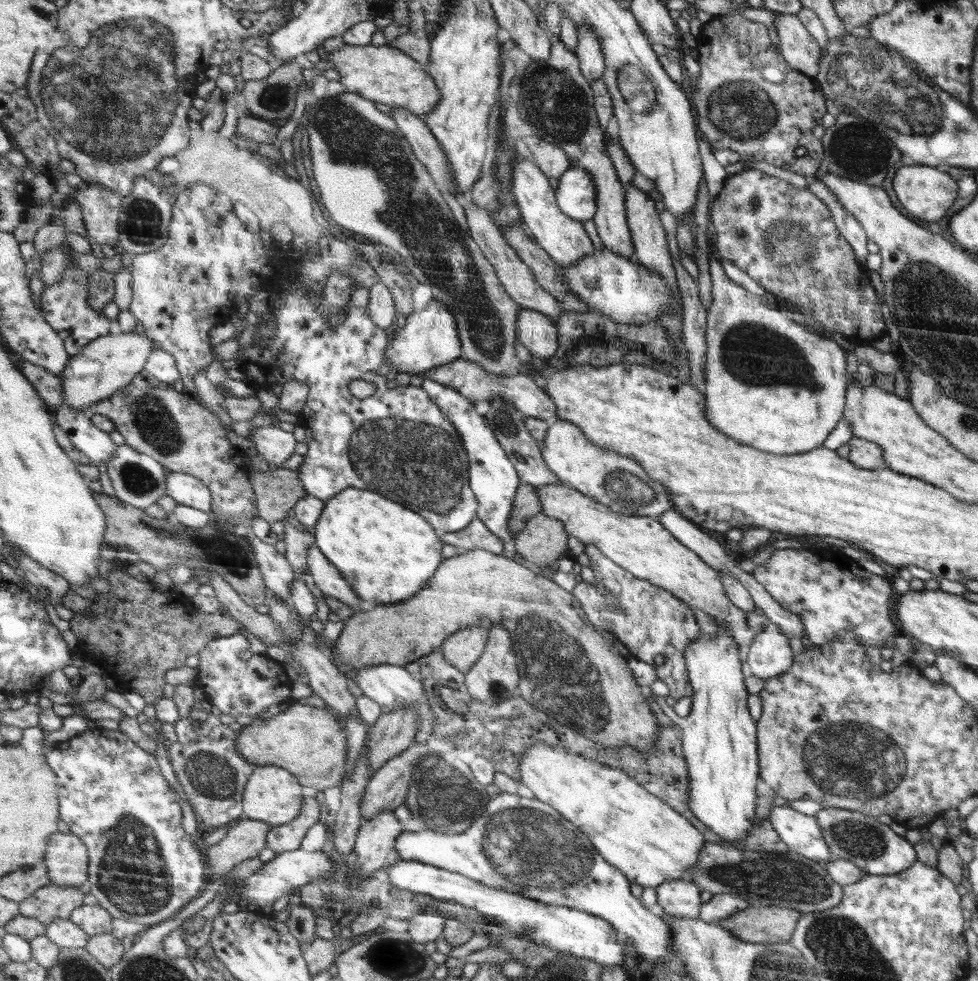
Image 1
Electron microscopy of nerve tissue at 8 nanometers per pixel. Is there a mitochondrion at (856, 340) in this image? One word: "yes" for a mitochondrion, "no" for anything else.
no

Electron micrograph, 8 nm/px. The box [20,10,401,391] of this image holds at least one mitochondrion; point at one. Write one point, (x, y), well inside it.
(126, 102)

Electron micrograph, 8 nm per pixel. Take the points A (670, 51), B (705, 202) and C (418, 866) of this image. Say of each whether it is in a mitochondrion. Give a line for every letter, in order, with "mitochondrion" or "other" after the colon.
A: other
B: other
C: other

